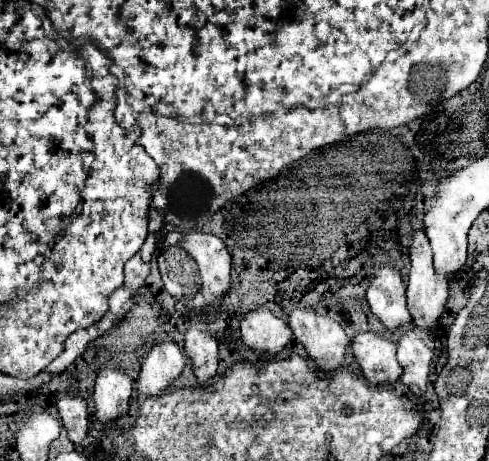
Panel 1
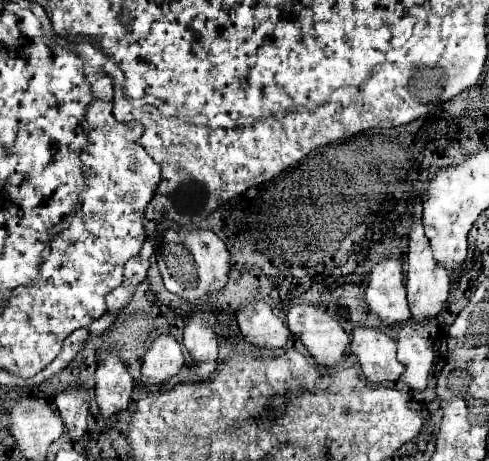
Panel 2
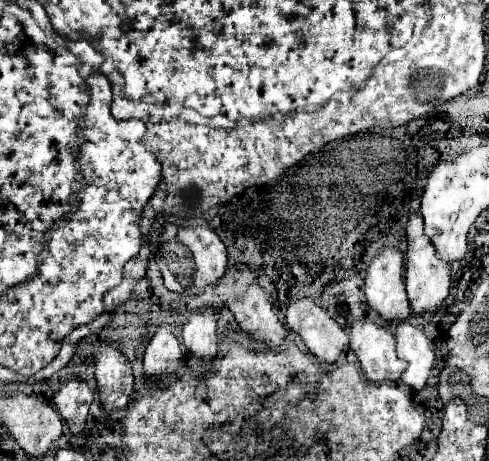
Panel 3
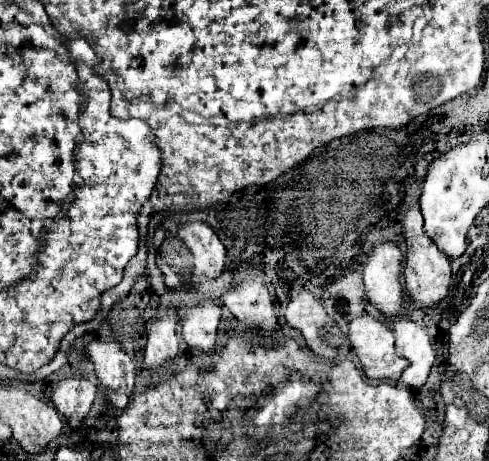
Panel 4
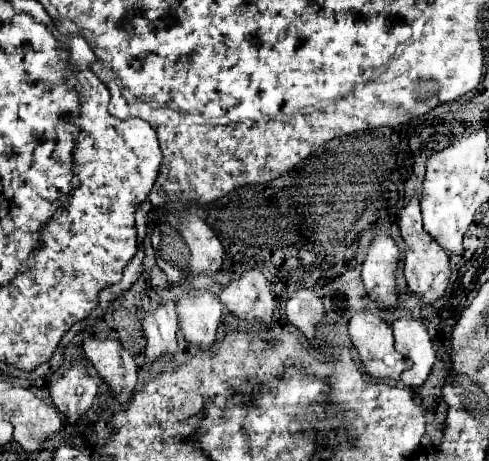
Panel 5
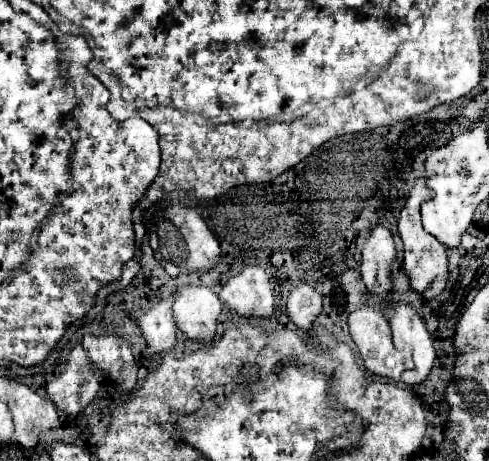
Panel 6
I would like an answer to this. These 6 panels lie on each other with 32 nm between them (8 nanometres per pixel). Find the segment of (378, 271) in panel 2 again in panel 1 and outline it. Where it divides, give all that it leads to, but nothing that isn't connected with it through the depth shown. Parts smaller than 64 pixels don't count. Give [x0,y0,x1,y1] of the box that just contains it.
[366,264,412,330]

